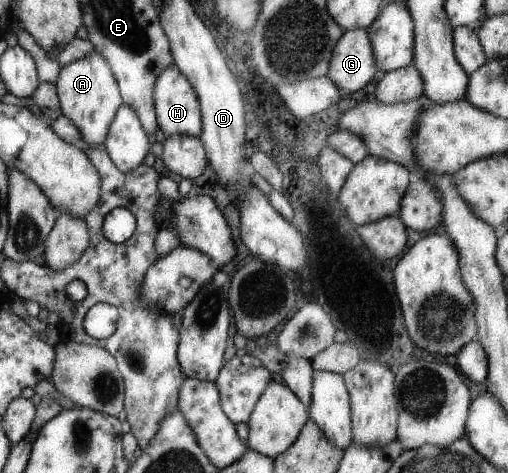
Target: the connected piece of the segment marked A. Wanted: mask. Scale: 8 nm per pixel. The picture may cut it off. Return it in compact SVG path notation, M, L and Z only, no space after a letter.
M96 51L63 65L55 79L61 115L76 126L86 146L102 146L111 121L121 104L119 89L104 58Z

